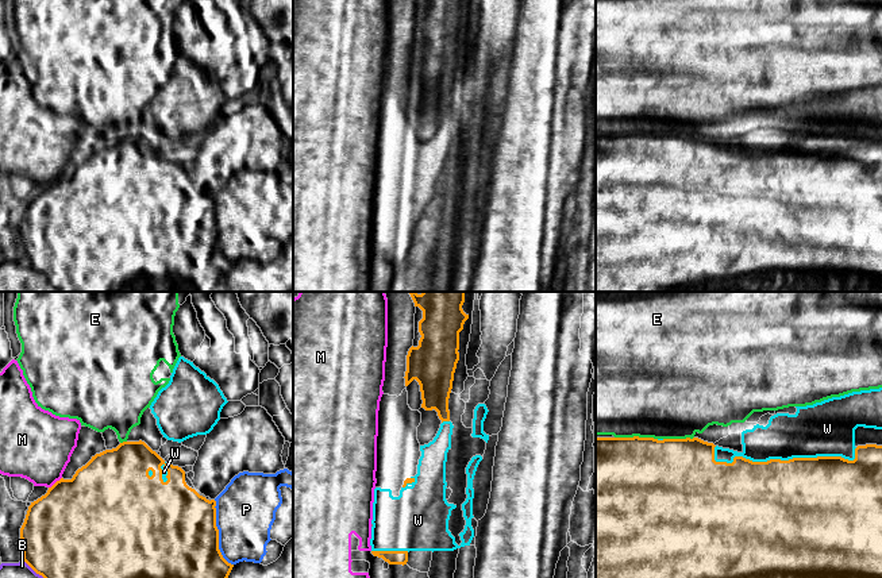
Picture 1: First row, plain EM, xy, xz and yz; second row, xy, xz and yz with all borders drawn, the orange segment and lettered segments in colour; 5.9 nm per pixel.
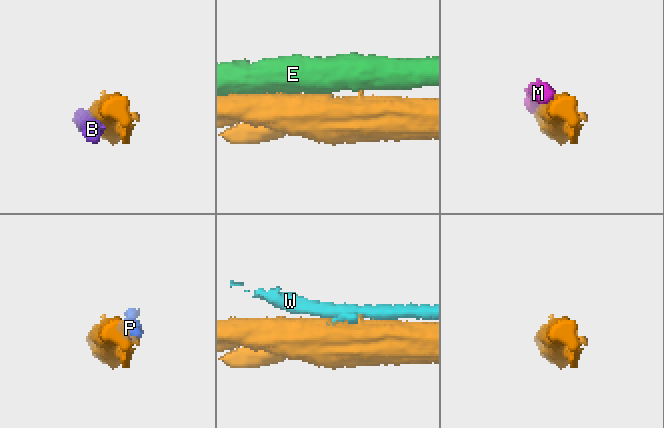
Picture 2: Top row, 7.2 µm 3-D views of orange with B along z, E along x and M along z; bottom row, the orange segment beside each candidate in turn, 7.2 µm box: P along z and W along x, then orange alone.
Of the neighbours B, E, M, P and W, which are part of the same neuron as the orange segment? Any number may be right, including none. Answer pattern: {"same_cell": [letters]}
{"same_cell": []}

